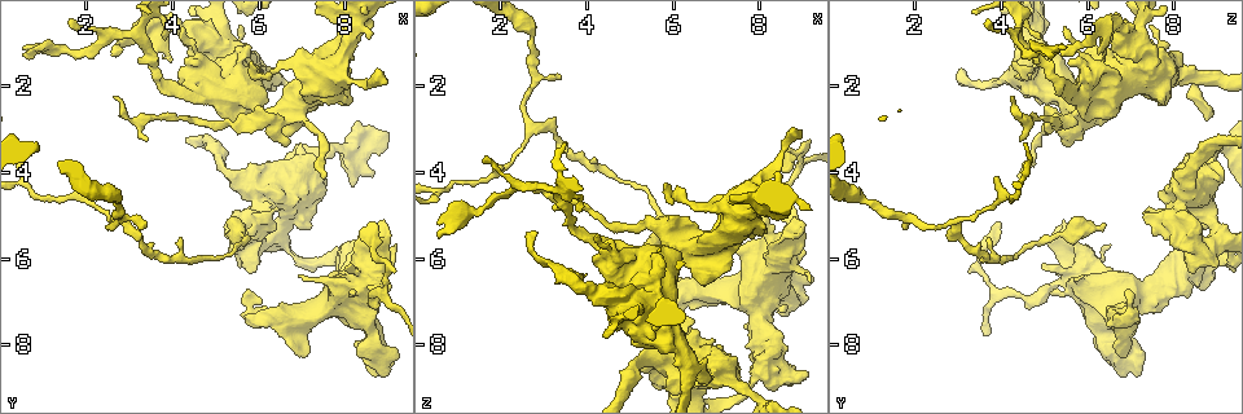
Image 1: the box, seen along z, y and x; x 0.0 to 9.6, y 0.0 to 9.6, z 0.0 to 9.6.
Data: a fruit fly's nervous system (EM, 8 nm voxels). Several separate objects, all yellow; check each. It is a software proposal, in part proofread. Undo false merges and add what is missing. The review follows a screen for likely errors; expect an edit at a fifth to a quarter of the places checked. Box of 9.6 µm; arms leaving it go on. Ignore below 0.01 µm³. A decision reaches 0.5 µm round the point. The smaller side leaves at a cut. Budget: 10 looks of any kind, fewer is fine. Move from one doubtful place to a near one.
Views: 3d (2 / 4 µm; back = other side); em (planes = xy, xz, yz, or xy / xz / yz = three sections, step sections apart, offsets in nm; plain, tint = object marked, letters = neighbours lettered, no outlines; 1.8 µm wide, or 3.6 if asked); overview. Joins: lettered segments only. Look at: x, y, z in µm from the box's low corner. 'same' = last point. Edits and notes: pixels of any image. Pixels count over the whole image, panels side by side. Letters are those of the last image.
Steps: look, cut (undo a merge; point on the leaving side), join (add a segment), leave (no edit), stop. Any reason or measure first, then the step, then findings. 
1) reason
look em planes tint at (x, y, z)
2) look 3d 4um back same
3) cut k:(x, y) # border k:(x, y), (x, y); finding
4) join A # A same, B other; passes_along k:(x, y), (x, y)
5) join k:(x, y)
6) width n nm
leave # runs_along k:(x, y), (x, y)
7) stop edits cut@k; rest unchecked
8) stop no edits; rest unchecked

small branch off a trunk
look em 3.6um planes tint at (6.00, 2.60, 5.70)

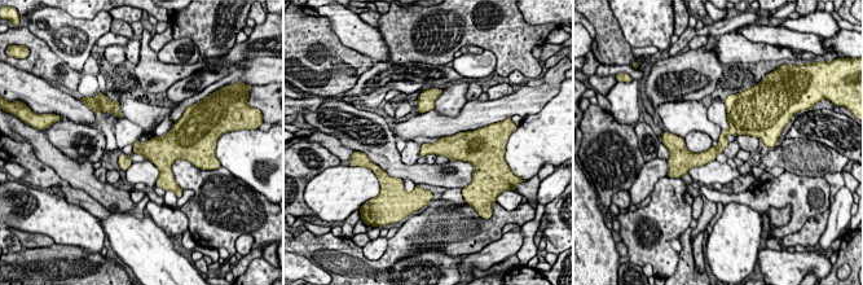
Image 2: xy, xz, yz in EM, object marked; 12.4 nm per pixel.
look em 3.6um planes letters same

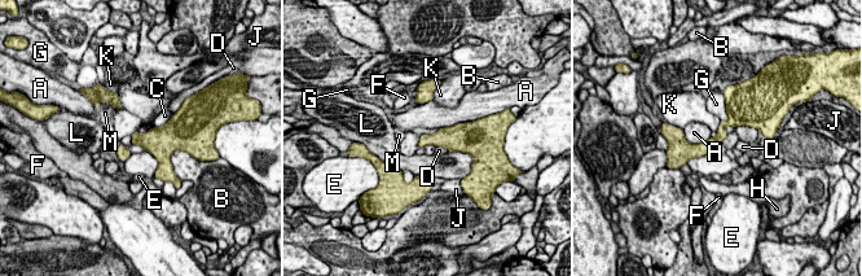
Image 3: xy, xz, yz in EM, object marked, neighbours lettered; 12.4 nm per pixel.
leave # A other, B other, C other, D other, E other, F other, G other, H other, J other, K other, L other, M other; border 3:(421, 136), (417, 147); all the same cell

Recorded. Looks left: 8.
tapers out
look em yz step 8 plain at (5.80, 1.45, 4.20)

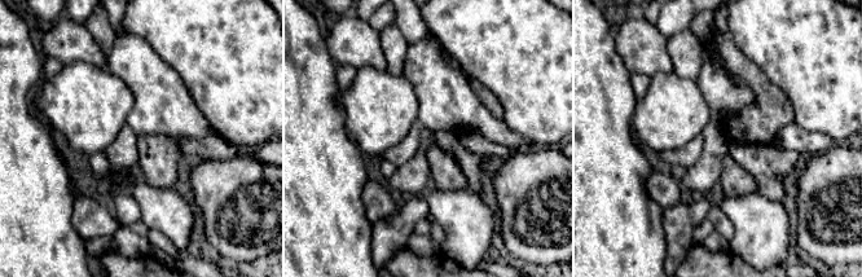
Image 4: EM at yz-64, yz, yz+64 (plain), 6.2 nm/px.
what lies round it
look em yz step 8 letters same

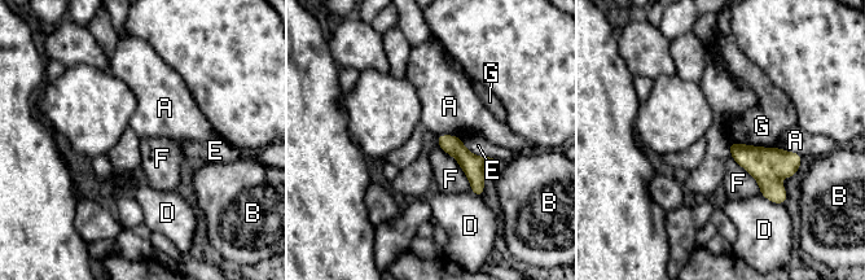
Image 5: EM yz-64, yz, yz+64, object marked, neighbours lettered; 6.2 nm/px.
width 110 nm
leave # A other, B other, D other, E other, F other, G other; runs_along 5:(440, 139), (474, 167), (479, 192); none of them fits

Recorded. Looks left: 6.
thin end
look 3d 4um at (2.70, 2.25, 4.25)

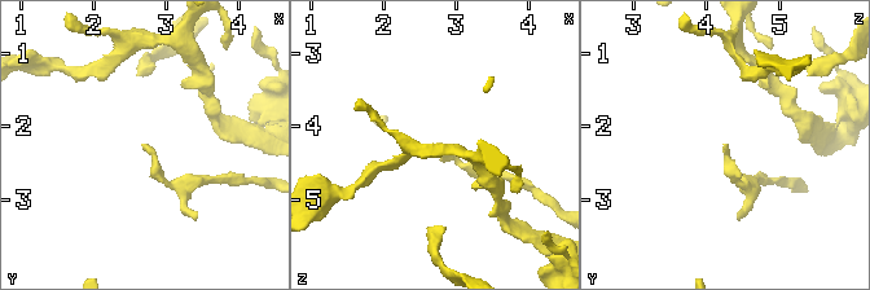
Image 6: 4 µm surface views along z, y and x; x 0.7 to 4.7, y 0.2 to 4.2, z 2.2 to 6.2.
need the tissue
look em planes tint at (2.65, 2.25, 4.25)

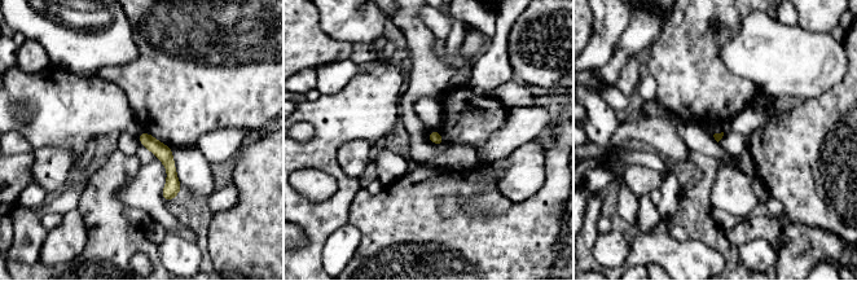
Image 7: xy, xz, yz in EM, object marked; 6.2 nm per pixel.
see the neighbours
look em planes letters same

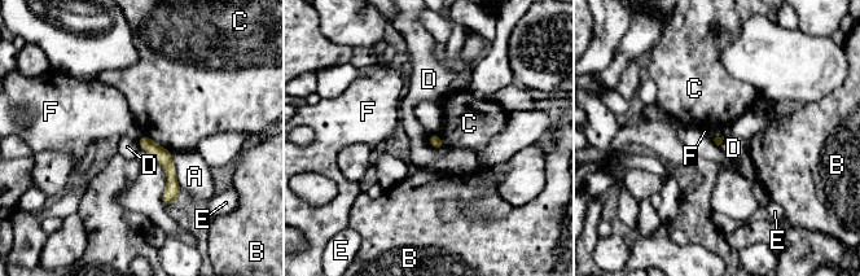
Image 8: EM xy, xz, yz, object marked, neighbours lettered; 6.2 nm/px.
longest_contact A 260 nm
leave # A other, B other, C other, D other, E other, F other; none of them fits

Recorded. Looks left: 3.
thick turns thin
look 3d 4um at (4.85, 0.65, 7.25)

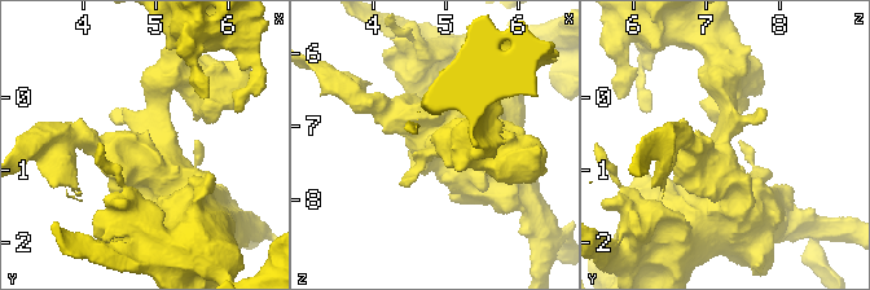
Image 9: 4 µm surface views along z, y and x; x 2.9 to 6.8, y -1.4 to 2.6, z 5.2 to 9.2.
shape alone is not enough
look em planes tint at (4.85, 0.70, 7.20)

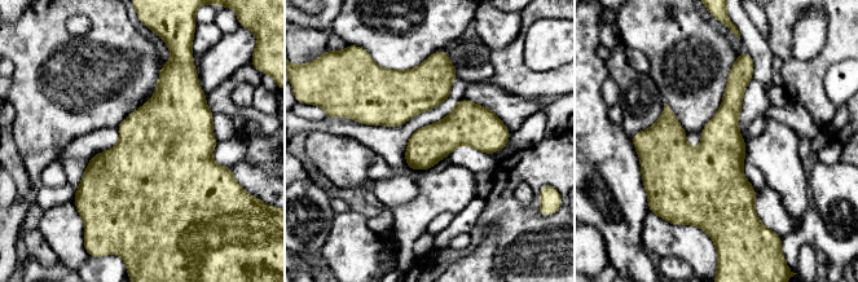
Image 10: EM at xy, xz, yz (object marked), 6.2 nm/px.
look em planes letters same

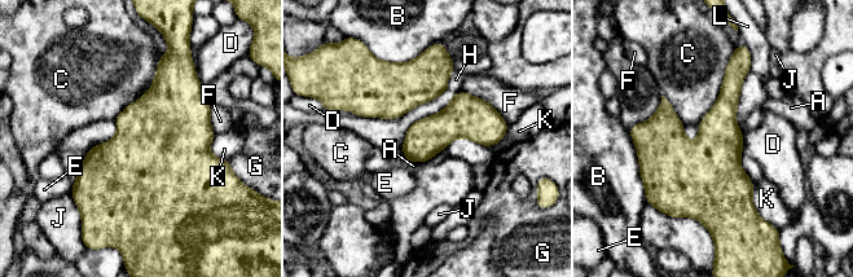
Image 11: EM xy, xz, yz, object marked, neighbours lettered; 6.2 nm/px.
width 240 nm
leave # A other, B other, C other, D other, E other, F other, G other, H other, J other, K other, L other; border 11:(737, 47), (720, 96), (698, 124); continuous, no second cell

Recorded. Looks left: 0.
stop no edits; rest unchecked

